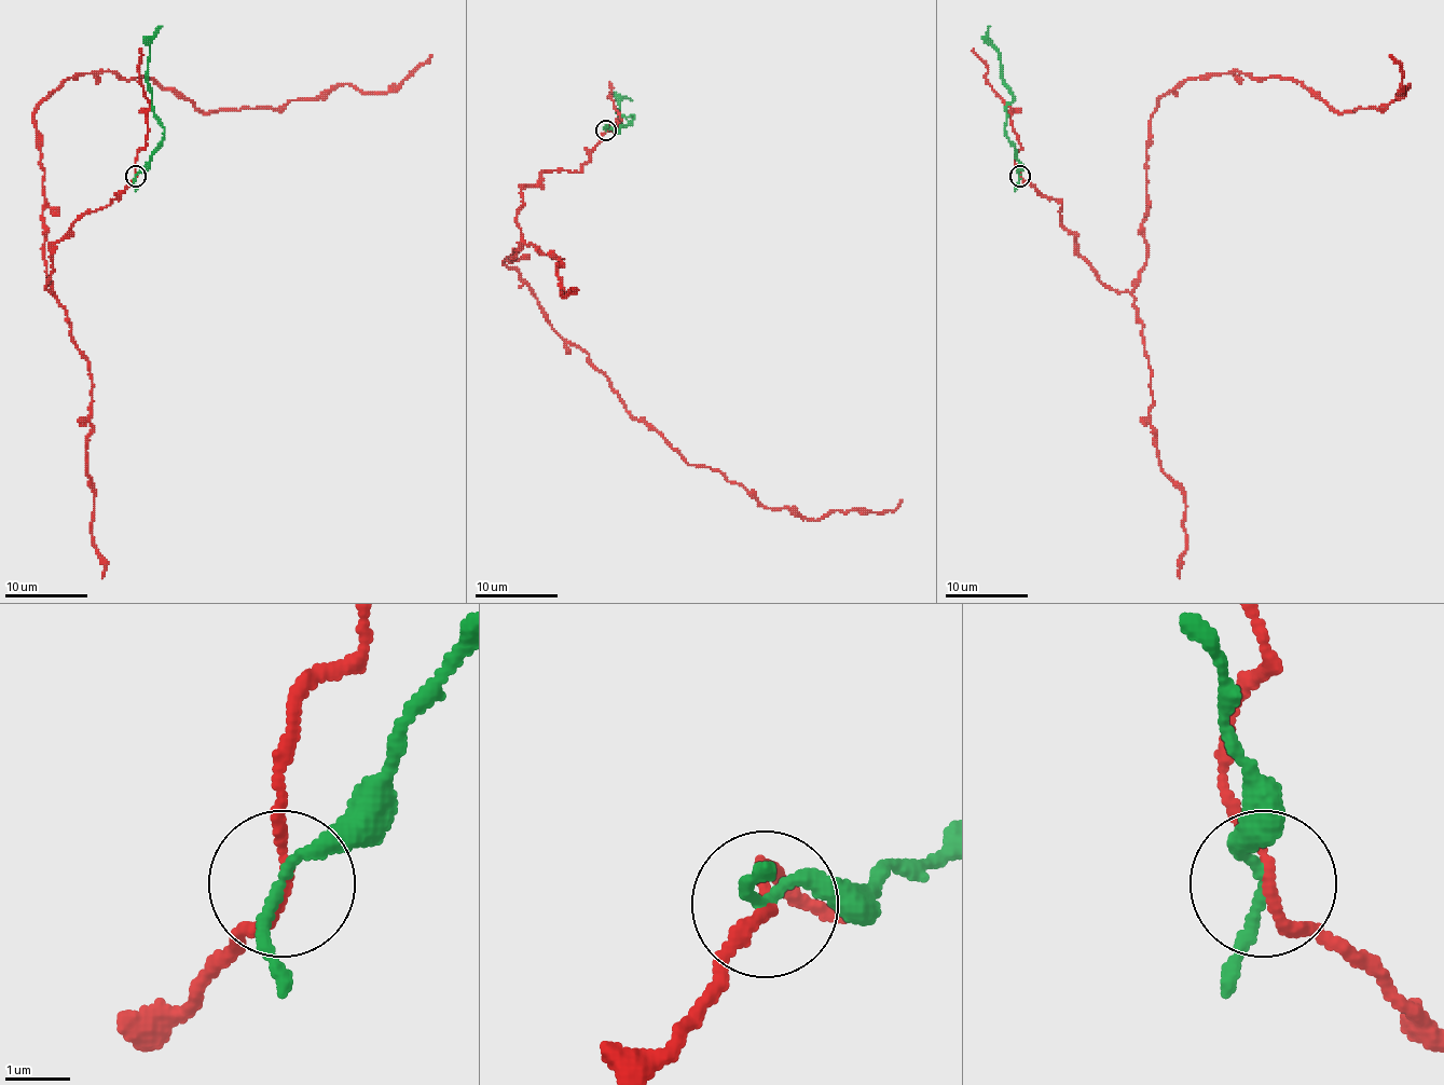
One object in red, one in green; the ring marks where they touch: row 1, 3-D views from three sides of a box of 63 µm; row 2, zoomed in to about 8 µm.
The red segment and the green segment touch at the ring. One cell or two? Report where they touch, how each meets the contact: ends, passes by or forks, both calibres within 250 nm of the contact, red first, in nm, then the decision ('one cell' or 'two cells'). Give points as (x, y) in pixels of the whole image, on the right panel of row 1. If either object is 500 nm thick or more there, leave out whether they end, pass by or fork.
place (1020, 176); red passes by; green passes by; calibres 150 and 150 nm; two cells

